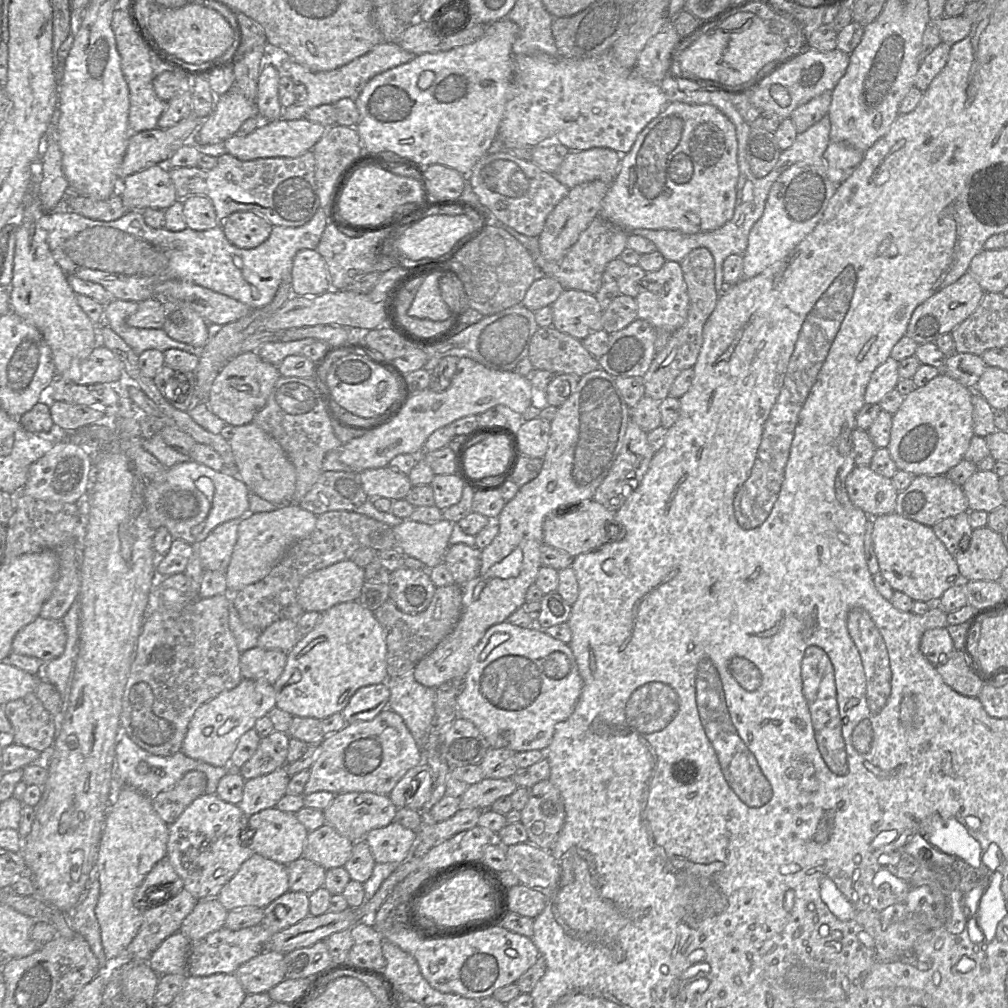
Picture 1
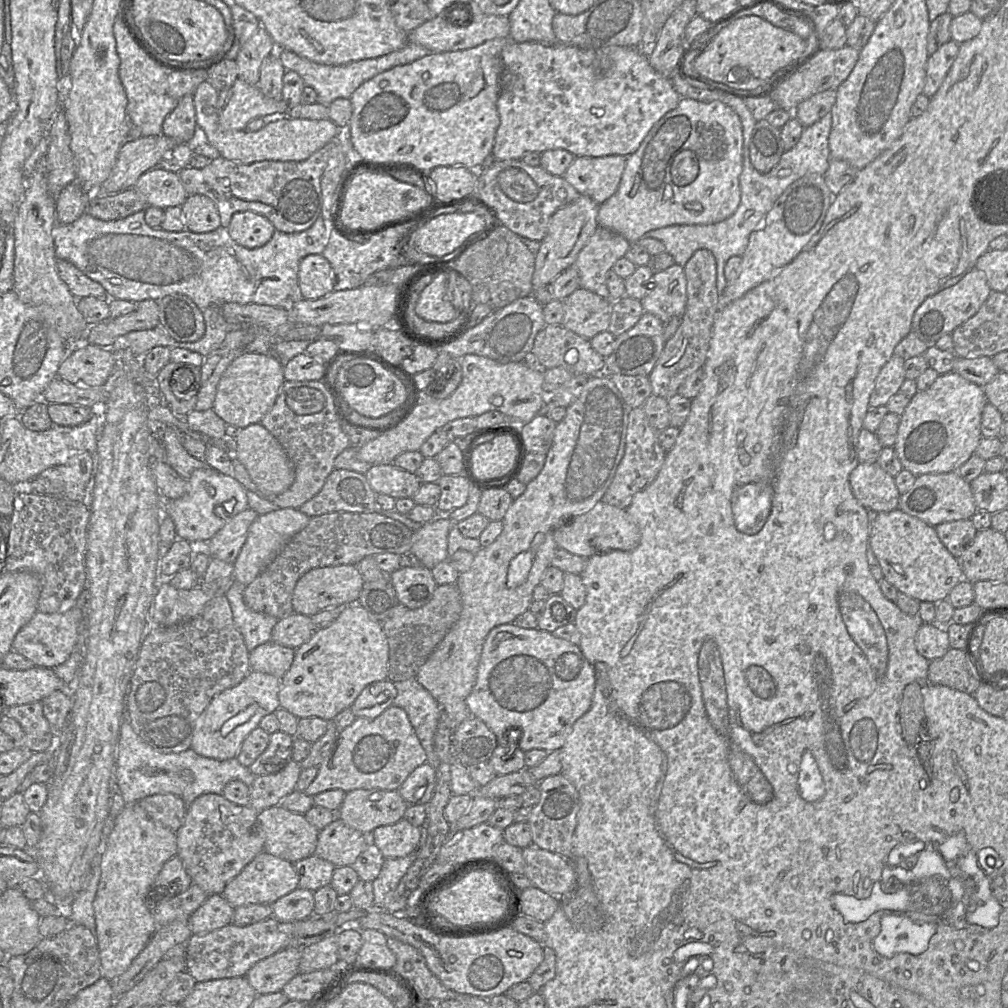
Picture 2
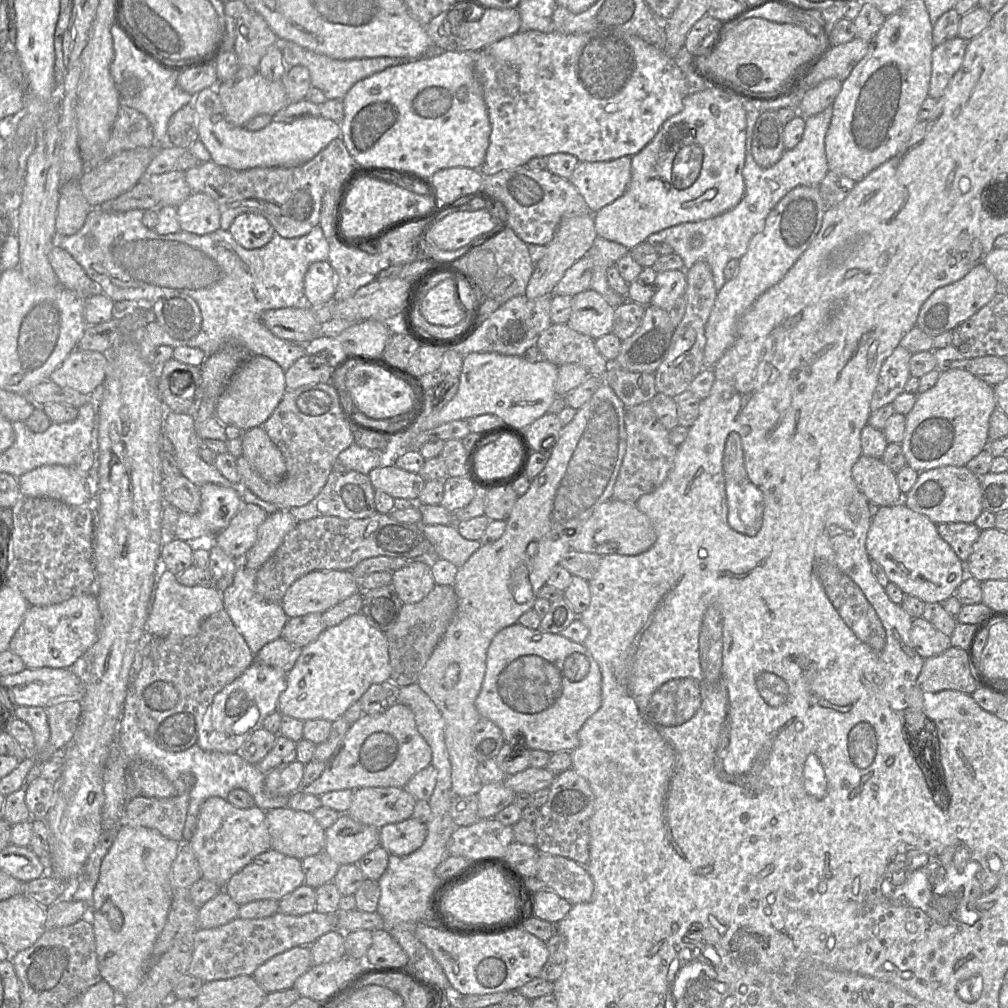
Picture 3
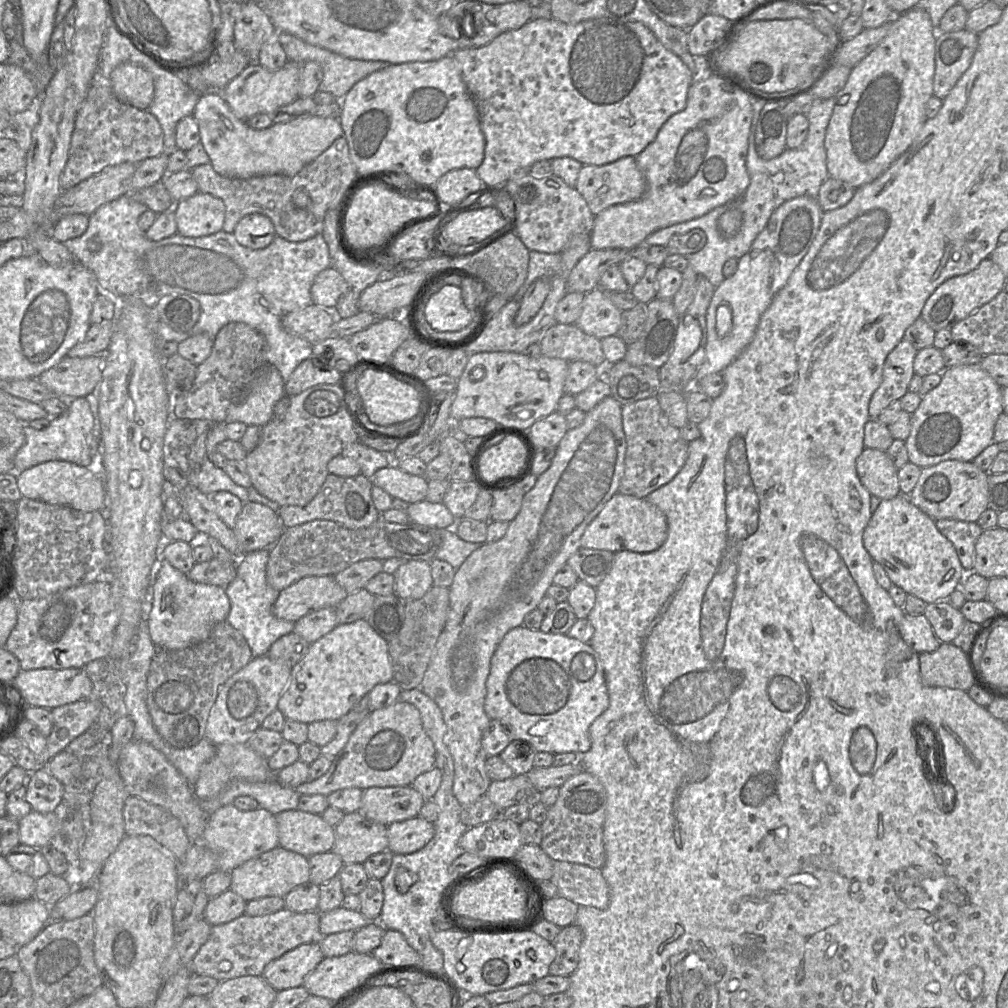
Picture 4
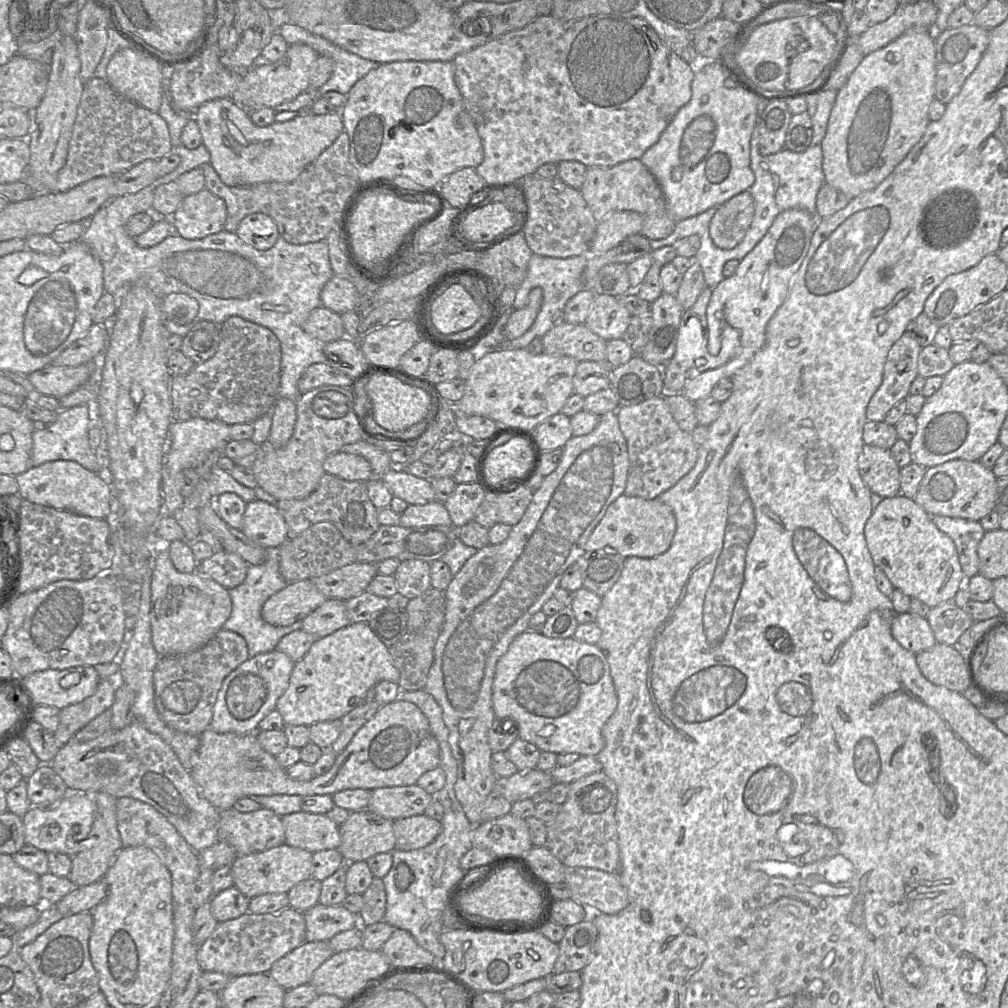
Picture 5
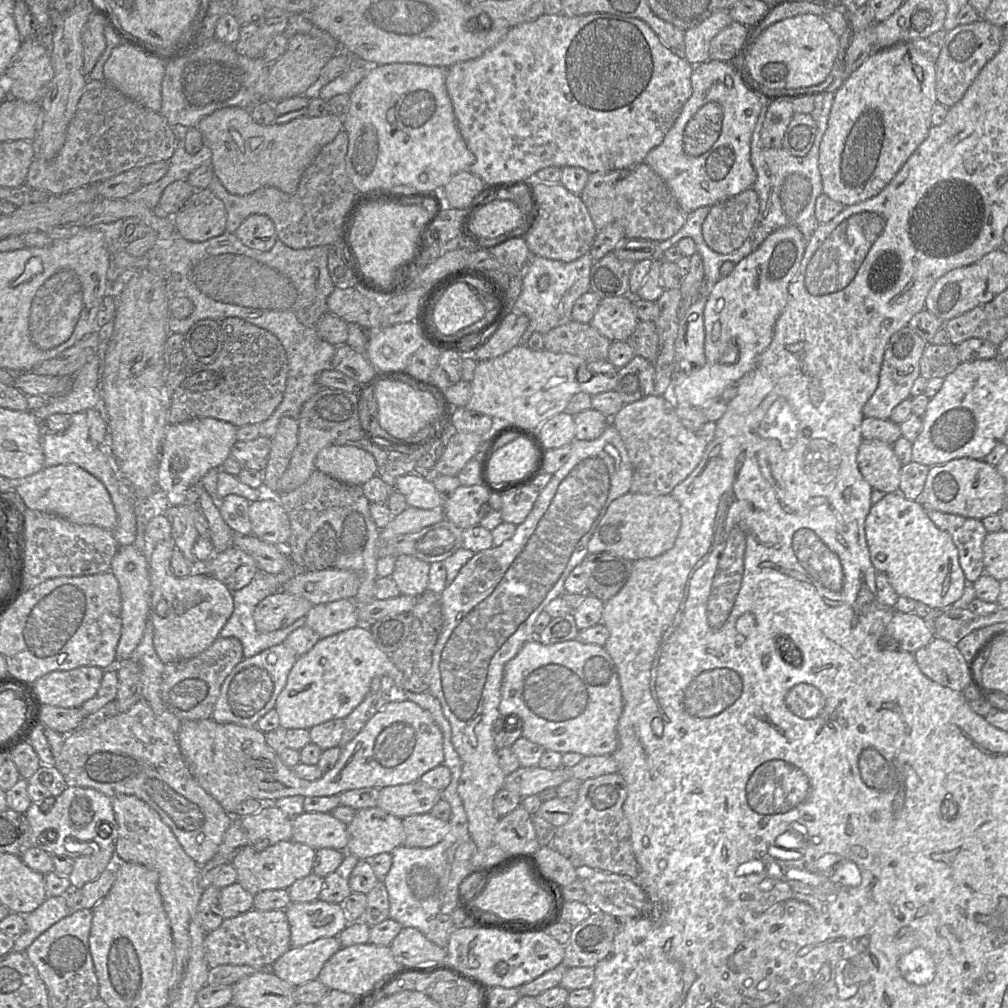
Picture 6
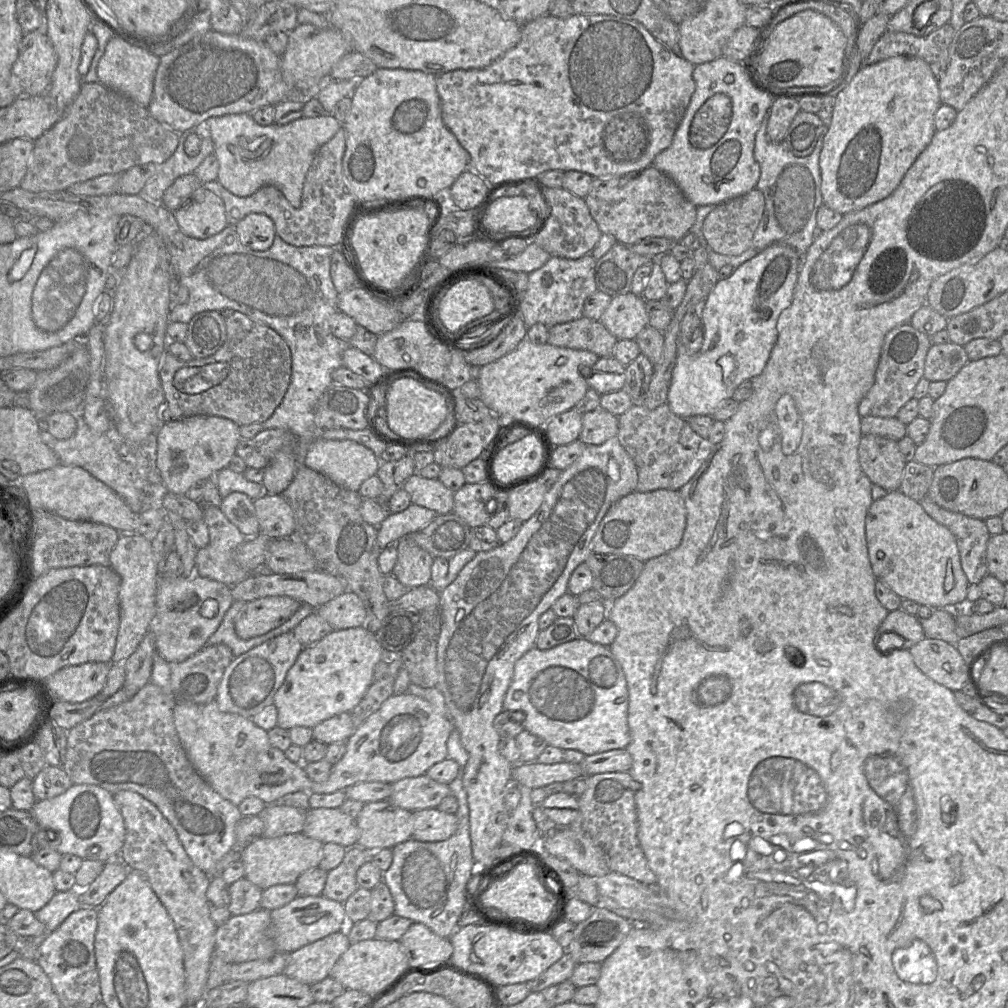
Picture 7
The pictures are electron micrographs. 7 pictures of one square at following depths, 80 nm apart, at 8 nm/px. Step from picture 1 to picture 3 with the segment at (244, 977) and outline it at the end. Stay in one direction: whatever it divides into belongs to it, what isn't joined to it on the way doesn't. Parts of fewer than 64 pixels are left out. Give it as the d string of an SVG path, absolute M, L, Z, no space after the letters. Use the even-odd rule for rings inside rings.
M298 946L260 965L252 977L268 994L293 988L295 981L311 967L309 946Z

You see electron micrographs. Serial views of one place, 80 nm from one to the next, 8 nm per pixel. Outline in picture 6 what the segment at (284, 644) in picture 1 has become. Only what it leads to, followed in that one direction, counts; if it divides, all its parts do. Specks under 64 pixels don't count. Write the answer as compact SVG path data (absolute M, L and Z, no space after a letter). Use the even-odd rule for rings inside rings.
M350 599L313 606L306 615L305 623L321 638L354 628L359 624L357 604Z

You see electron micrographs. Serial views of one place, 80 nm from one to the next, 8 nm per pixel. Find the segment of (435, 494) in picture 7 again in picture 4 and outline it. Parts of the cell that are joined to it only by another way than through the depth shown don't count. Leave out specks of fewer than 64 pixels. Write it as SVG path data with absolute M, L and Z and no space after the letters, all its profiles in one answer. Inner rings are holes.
M395 463L379 469L371 478L376 485L393 498L399 498L409 504L426 499L428 480L425 476L416 476L403 471Z

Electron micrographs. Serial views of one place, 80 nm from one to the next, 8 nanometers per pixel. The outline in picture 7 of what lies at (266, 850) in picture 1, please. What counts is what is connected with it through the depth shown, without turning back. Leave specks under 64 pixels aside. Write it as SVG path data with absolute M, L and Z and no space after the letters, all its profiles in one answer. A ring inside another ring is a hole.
M340 808L307 809L303 833L323 844L336 843L346 849L357 845L359 840L356 820Z

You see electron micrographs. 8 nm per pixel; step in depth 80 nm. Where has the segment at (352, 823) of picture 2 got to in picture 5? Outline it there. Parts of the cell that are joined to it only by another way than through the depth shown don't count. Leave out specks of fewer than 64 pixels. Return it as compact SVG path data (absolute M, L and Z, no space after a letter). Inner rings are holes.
M416 784L384 787L371 791L367 809L395 821L424 814L433 799L434 796Z

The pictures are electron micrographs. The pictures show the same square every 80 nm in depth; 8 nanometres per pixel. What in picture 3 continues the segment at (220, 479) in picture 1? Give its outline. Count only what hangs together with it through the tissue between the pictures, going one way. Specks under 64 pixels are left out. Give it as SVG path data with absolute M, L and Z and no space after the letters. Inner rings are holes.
M206 483L199 487L201 506L196 514L180 512L174 537L187 541L216 537L225 530L244 504L235 488Z

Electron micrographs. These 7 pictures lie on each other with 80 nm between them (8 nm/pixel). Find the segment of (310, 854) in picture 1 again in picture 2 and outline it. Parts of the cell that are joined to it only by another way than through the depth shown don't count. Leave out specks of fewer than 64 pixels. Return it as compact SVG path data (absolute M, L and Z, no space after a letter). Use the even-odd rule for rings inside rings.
M336 818L319 831L314 855L335 867L351 866L369 844L369 836Z

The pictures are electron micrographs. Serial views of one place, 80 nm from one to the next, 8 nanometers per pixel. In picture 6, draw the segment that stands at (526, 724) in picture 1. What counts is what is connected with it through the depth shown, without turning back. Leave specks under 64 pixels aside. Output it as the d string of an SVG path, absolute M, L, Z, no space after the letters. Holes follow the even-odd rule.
M534 637L525 642L519 652L504 667L501 700L498 710L503 717L519 717L522 720L522 736L531 742L542 745L546 750L558 751L562 754L576 752L583 756L612 754L618 747L617 726L623 710L623 697L619 675L611 656L605 650L604 646L585 643L578 638L555 644L543 644Z

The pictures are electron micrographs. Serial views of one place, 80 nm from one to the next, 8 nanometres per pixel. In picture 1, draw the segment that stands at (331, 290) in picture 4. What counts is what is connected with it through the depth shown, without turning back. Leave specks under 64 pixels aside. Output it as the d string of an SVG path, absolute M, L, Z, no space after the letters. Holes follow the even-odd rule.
M300 250L293 262L291 290L293 296L317 296L330 291L327 264L317 250Z

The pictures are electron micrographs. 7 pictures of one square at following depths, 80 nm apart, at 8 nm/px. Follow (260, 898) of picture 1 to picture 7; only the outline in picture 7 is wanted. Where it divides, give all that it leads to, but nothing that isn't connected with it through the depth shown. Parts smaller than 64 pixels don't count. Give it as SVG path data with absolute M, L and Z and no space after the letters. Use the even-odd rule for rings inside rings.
M303 832L276 838L257 838L242 850L240 860L244 865L245 878L262 890L279 884L294 884L301 874L318 867L323 845Z

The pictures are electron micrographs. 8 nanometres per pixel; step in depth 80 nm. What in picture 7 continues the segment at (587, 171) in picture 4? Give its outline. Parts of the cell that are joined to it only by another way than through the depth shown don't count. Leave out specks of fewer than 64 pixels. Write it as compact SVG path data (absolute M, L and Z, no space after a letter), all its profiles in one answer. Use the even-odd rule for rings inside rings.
M652 165L620 177L593 178L590 191L584 201L602 234L611 235L617 242L627 246L631 246L648 237L665 237L680 241L684 235L689 233L696 219L697 207L685 197L669 176Z

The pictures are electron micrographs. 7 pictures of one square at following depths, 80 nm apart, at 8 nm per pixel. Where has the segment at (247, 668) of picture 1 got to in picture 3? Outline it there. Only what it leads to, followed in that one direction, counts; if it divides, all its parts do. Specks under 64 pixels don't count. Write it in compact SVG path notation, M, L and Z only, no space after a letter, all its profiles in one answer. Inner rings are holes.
M279 637L263 646L255 655L255 661L288 673L301 655L302 648Z

